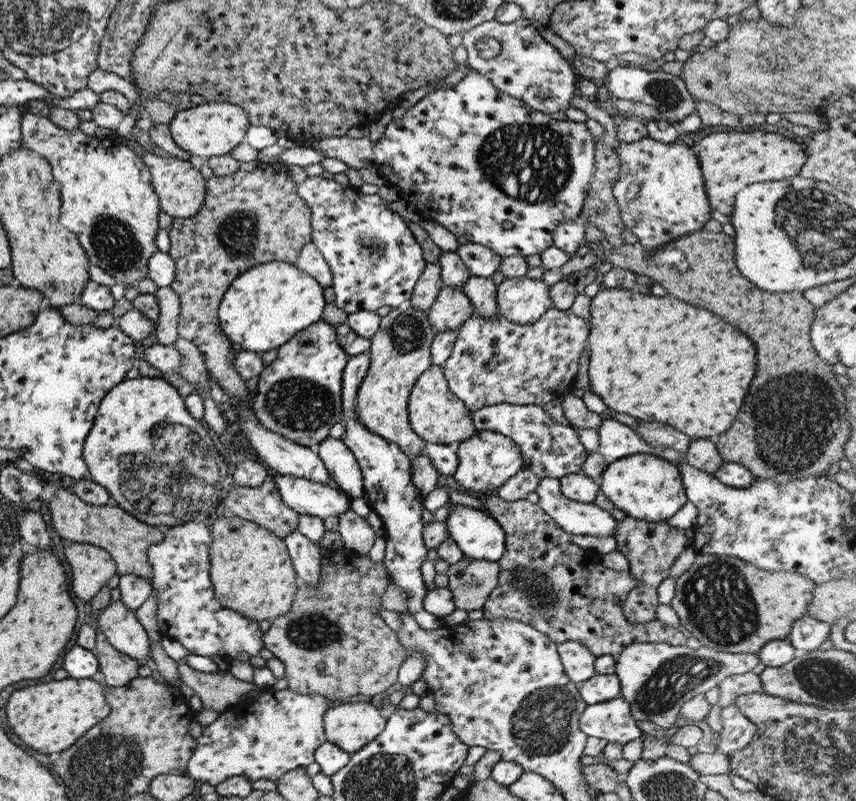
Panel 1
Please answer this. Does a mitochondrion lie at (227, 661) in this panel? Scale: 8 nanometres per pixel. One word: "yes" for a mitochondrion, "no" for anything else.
no

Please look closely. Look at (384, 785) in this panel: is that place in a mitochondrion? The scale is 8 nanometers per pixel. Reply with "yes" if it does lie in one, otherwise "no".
yes

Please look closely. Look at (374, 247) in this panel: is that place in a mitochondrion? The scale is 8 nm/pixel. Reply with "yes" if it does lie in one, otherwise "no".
yes

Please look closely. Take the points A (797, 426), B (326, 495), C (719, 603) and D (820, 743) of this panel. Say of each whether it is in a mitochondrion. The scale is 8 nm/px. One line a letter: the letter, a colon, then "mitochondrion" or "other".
A: mitochondrion
B: other
C: mitochondrion
D: mitochondrion

